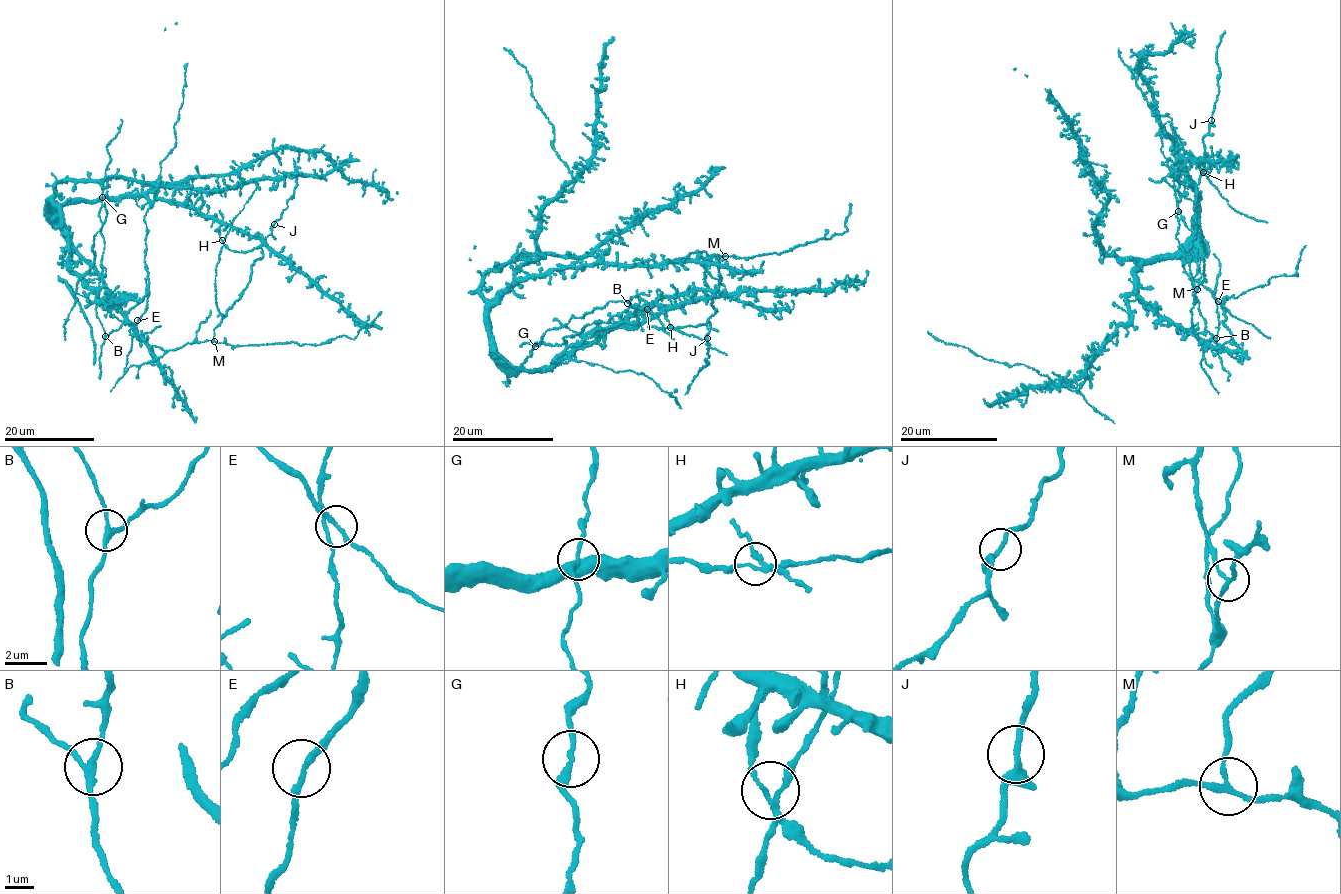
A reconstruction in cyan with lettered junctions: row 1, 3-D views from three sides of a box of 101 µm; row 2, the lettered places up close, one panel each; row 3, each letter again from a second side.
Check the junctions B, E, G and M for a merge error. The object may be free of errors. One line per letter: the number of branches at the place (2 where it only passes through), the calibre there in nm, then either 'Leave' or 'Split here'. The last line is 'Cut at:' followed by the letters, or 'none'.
B: Branches: 3. Thickness 200 nm. Leave
E: Branches: 2. Thickness 190 nm. Leave
G: Branches: 2. Thickness 170 nm. Leave
M: Branches: 3. Thickness 160 nm. Split here
Cut at: M

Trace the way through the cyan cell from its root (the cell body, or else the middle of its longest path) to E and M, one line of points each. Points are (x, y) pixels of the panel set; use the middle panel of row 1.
E: (499, 360), (511, 371), (543, 370), (582, 341), (578, 334), (588, 323), (608, 322), (640, 298), (647, 309)
M: (499, 360), (489, 314), (500, 293), (517, 280), (586, 263), (650, 265), (703, 251), (713, 256), (726, 256)

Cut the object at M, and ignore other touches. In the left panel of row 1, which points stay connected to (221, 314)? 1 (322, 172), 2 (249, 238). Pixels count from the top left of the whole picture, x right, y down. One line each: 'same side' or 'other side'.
1: other side
2: other side

